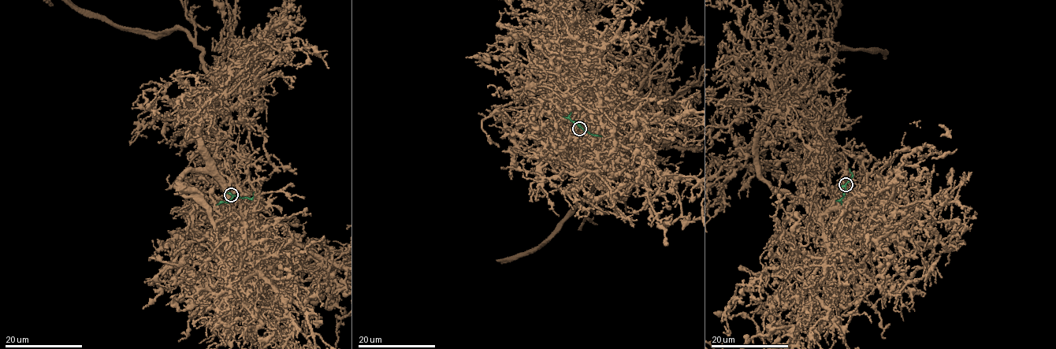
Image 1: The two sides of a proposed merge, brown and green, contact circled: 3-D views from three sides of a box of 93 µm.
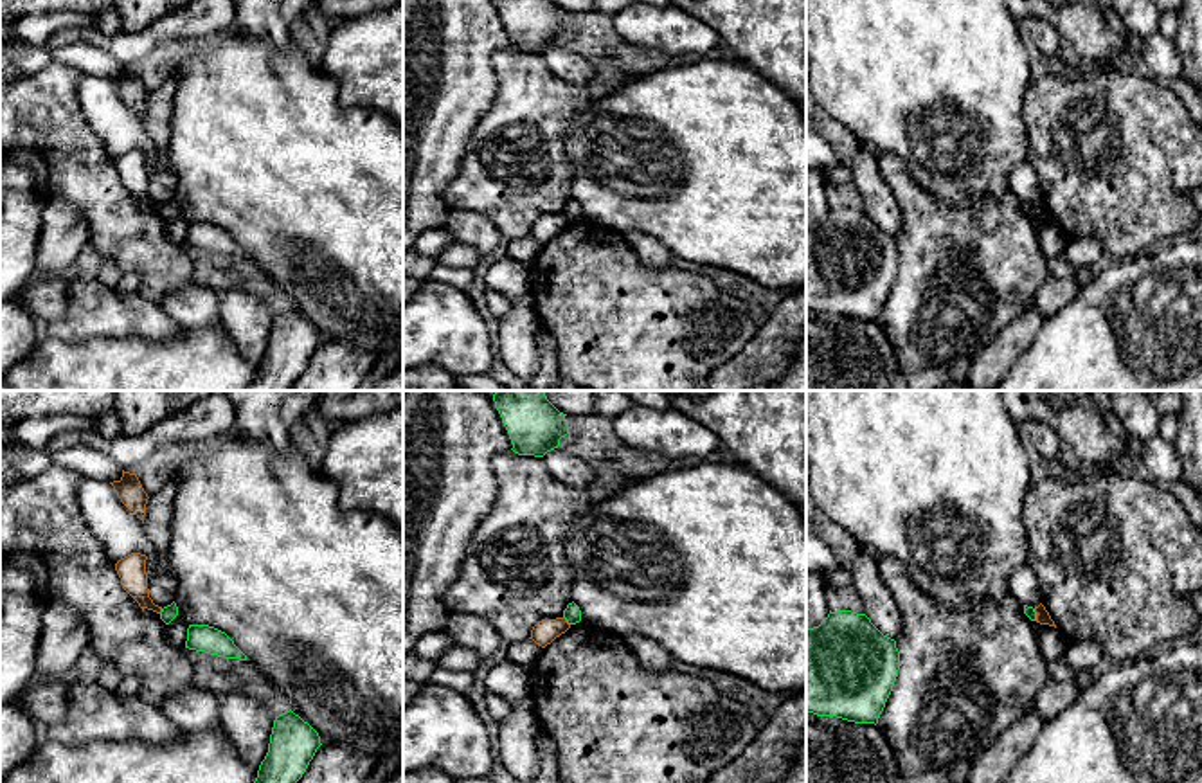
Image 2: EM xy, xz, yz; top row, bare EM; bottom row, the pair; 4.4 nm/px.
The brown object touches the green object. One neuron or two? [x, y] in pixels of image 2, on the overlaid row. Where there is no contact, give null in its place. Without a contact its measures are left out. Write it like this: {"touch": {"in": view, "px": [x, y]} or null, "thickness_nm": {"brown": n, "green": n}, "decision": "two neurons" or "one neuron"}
{"touch": {"in": "xz", "px": [565, 621]}, "thickness_nm": {"brown": 110, "green": 80}, "decision": "two neurons"}

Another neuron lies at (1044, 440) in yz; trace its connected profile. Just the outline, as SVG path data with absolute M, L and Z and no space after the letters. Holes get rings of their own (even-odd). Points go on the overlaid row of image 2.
M1022 421L1017 427L1022 441L1029 441L1040 455L1054 464L1058 463L1058 437L1047 425L1038 421Z

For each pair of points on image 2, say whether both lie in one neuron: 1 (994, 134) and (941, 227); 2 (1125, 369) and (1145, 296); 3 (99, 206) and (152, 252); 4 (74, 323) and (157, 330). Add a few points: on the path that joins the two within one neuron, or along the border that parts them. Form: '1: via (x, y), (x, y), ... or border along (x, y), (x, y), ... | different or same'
1: border along (918, 182), (952, 206), (995, 198) | different
2: via (1143, 351), (1145, 314) | same
3: via (112, 216), (139, 242) | same
4: via (94, 321), (137, 321) | same

